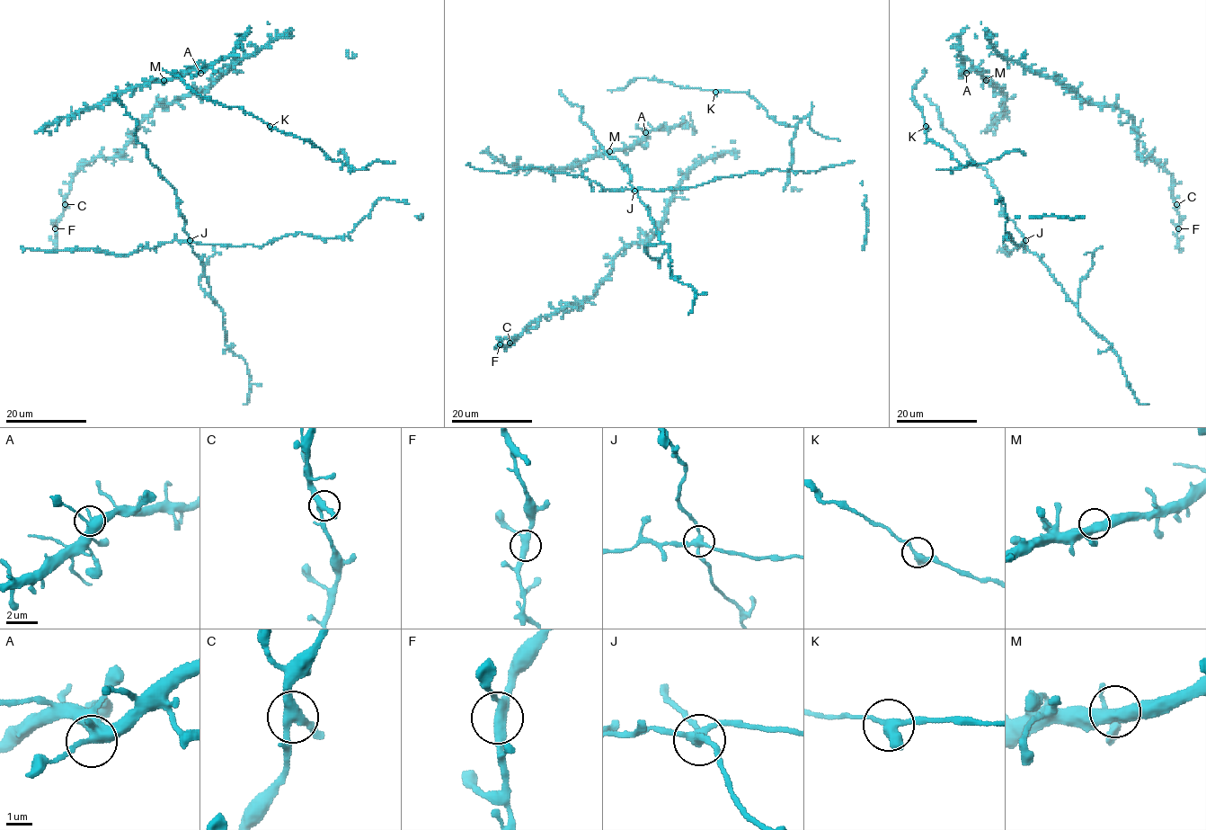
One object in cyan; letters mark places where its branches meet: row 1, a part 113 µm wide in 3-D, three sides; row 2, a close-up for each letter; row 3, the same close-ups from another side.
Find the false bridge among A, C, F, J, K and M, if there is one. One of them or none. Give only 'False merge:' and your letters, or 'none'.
False merge: J

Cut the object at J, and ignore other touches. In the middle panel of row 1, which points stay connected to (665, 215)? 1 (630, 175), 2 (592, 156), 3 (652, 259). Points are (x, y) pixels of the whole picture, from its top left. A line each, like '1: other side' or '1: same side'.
1: other side
2: same side
3: other side

